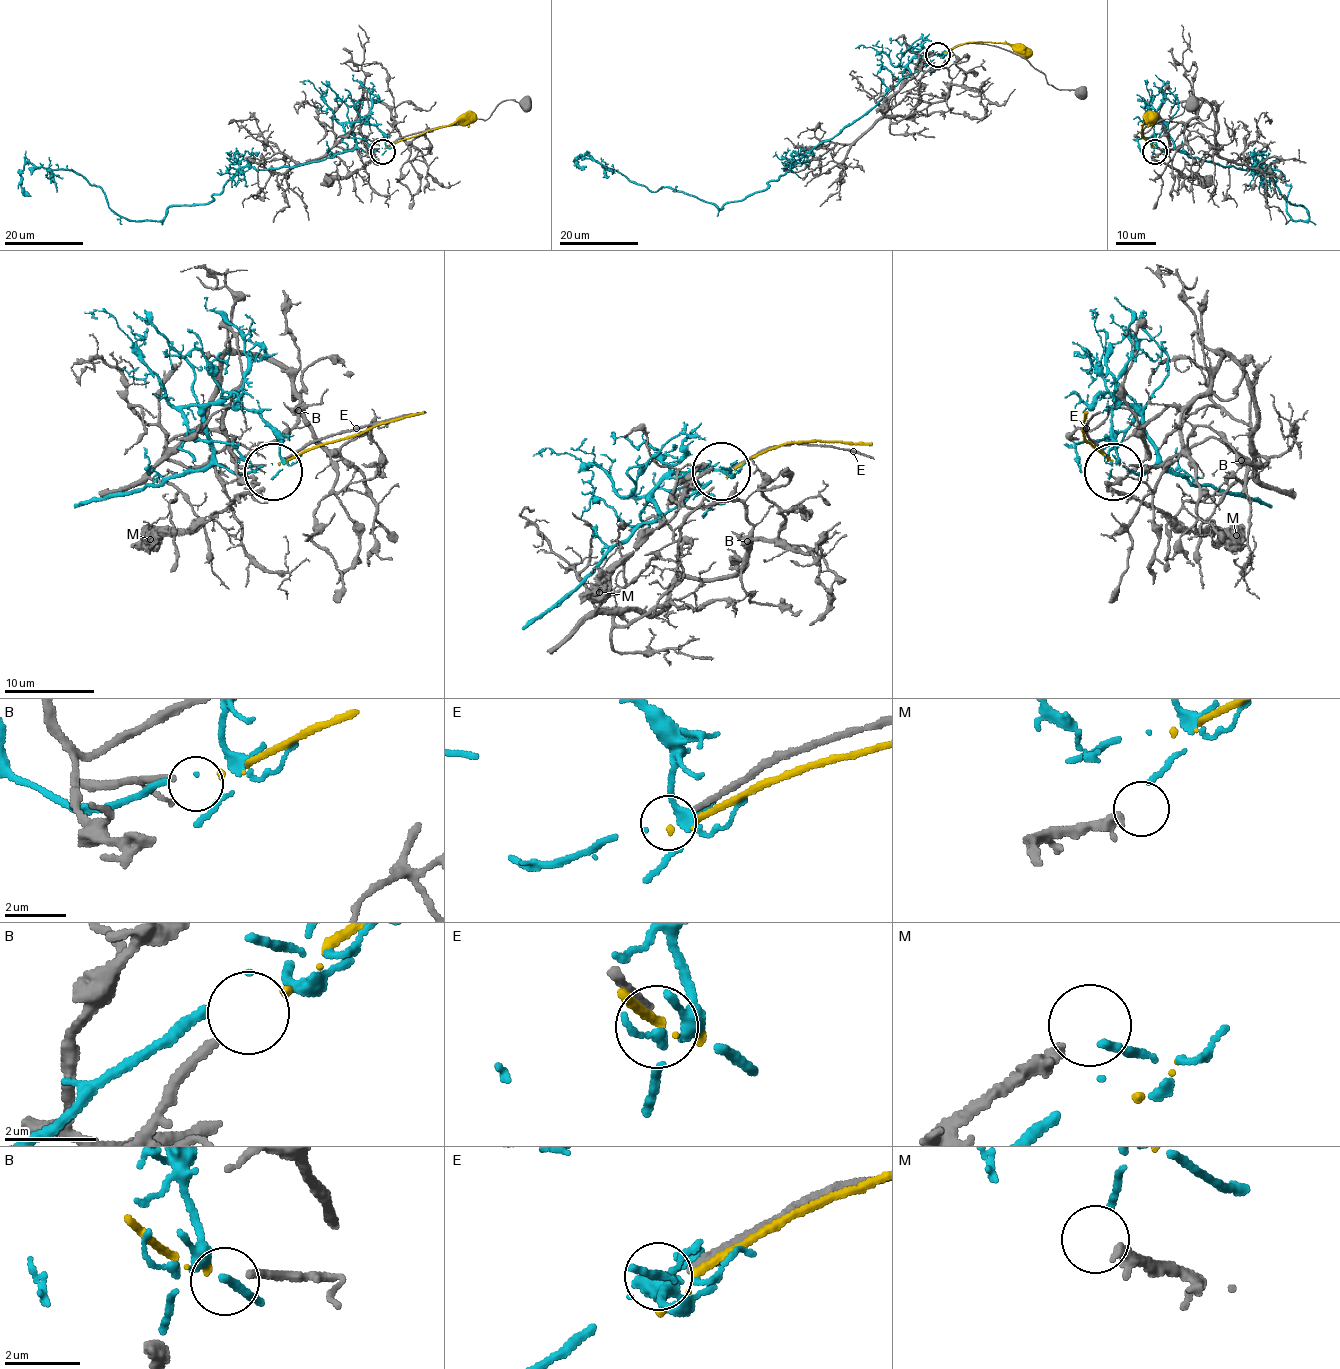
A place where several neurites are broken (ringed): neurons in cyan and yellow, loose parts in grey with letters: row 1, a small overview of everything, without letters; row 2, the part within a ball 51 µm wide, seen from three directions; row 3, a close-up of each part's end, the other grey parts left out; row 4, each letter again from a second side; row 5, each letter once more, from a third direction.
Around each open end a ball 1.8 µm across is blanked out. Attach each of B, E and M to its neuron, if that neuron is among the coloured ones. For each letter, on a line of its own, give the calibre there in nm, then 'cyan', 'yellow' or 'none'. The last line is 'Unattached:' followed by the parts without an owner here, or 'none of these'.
B: 220 nm | yellow
E: 180 nm | cyan
M: 360 nm | none
Unattached: M

